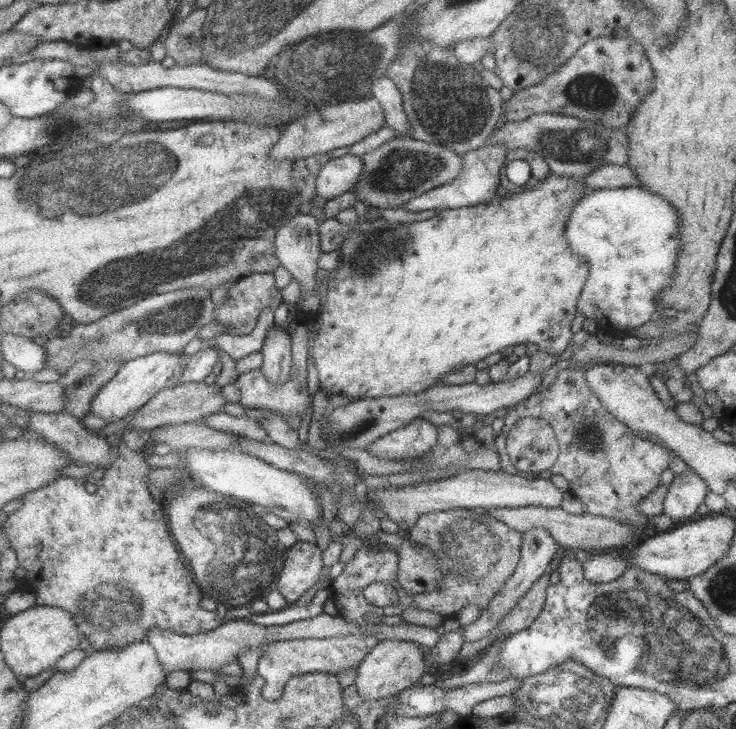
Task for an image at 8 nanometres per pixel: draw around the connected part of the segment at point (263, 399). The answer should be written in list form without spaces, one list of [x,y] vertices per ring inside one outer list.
[[[261,368],[246,369],[237,378],[237,403],[244,408],[267,409],[283,416],[302,416],[310,403],[307,383],[291,370],[284,384],[270,384]]]

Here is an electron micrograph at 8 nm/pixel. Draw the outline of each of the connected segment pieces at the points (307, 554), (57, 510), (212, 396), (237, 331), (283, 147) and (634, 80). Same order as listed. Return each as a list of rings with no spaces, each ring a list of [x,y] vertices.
[[[298,541],[289,548],[277,580],[277,589],[289,605],[320,580],[322,567],[323,550],[318,545]]]
[[[124,441],[120,442],[118,444],[118,456],[114,458],[113,465],[106,468],[105,475],[99,481],[98,489],[94,490],[94,493],[86,492],[83,480],[60,476],[48,486],[43,486],[22,496],[20,498],[23,502],[22,507],[10,514],[2,527],[2,530],[6,532],[8,542],[16,551],[19,566],[27,570],[26,575],[20,580],[22,582],[21,590],[32,591],[35,594],[36,605],[57,606],[59,609],[67,610],[82,628],[88,628],[88,630],[81,630],[81,632],[86,632],[90,638],[92,636],[96,638],[96,651],[102,650],[102,648],[110,648],[110,646],[125,647],[136,641],[147,640],[148,629],[166,629],[174,631],[178,635],[197,635],[214,630],[224,622],[224,618],[220,618],[217,612],[210,612],[200,607],[200,600],[206,595],[195,581],[193,570],[190,570],[187,560],[179,550],[179,546],[174,542],[167,523],[163,502],[153,501],[152,495],[150,495],[145,482],[151,471],[150,464],[146,461],[150,451],[150,447],[132,450]]]
[[[185,382],[160,390],[145,406],[138,409],[128,422],[134,430],[149,430],[168,424],[182,424],[224,410],[226,400],[216,383]]]
[[[251,273],[248,277],[234,283],[234,286],[230,286],[228,300],[214,310],[212,323],[232,327],[232,336],[248,335],[256,327],[260,314],[266,310],[273,311],[282,302],[284,302],[282,294],[275,289],[275,278],[271,273]]]
[[[365,97],[362,99],[349,100],[341,102],[335,105],[320,105],[318,107],[311,106],[310,110],[297,121],[291,122],[288,126],[284,127],[282,136],[278,139],[278,142],[274,145],[274,148],[269,152],[269,155],[275,161],[289,161],[294,162],[299,158],[305,156],[312,156],[316,153],[326,153],[328,150],[334,150],[334,148],[342,148],[343,146],[352,146],[356,144],[362,138],[366,138],[368,134],[376,132],[382,126],[385,125],[386,115],[384,109],[379,100],[374,97]]]
[[[617,36],[598,37],[582,45],[574,57],[537,85],[516,91],[505,102],[507,122],[518,122],[533,114],[565,114],[584,121],[596,121],[610,129],[626,127],[642,97],[654,87],[651,62],[637,40]]]

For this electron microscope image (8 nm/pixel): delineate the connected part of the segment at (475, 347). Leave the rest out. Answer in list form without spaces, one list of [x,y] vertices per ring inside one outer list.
[[[551,173],[546,178],[544,178],[544,180],[541,180],[540,184],[537,184],[534,188],[531,189],[524,189],[524,192],[510,193],[501,191],[498,196],[492,197],[488,202],[483,202],[474,206],[439,210],[432,218],[422,221],[414,221],[412,223],[394,223],[392,225],[385,226],[385,228],[380,228],[378,231],[376,231],[376,233],[363,235],[363,232],[359,229],[358,221],[355,225],[349,225],[351,228],[351,235],[342,243],[342,246],[338,248],[338,252],[340,252],[339,257],[341,264],[338,266],[338,269],[332,270],[328,276],[326,306],[324,307],[320,316],[319,312],[317,312],[317,318],[315,321],[307,320],[306,324],[306,330],[309,336],[308,350],[319,372],[320,389],[326,392],[330,392],[332,395],[354,398],[355,400],[396,397],[399,395],[420,395],[421,393],[426,393],[426,391],[428,391],[430,388],[434,387],[437,384],[438,378],[441,374],[457,370],[466,364],[474,364],[479,360],[483,360],[483,358],[486,358],[486,356],[492,354],[493,352],[503,353],[506,347],[510,346],[511,344],[534,342],[534,344],[539,346],[539,350],[544,350],[544,352],[548,352],[548,354],[561,355],[566,350],[566,348],[569,347],[569,343],[572,341],[572,336],[575,335],[571,332],[572,322],[574,321],[574,318],[576,318],[578,310],[577,302],[580,299],[582,290],[584,289],[589,274],[586,258],[582,258],[580,254],[574,254],[574,252],[568,248],[568,242],[566,242],[566,235],[564,232],[571,212],[574,210],[578,199],[582,198],[582,195],[587,191],[587,189],[588,188],[584,184],[582,178],[565,177]]]

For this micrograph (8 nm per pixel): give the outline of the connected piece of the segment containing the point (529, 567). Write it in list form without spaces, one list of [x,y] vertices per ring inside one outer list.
[[[536,528],[523,535],[521,546],[521,559],[518,561],[515,571],[506,579],[506,582],[497,590],[497,593],[489,600],[489,605],[481,610],[480,616],[474,622],[461,626],[460,631],[464,642],[476,642],[489,632],[503,619],[503,616],[512,610],[520,599],[530,590],[530,587],[546,572],[552,559],[559,554],[560,545],[556,539],[552,539],[548,531]]]

